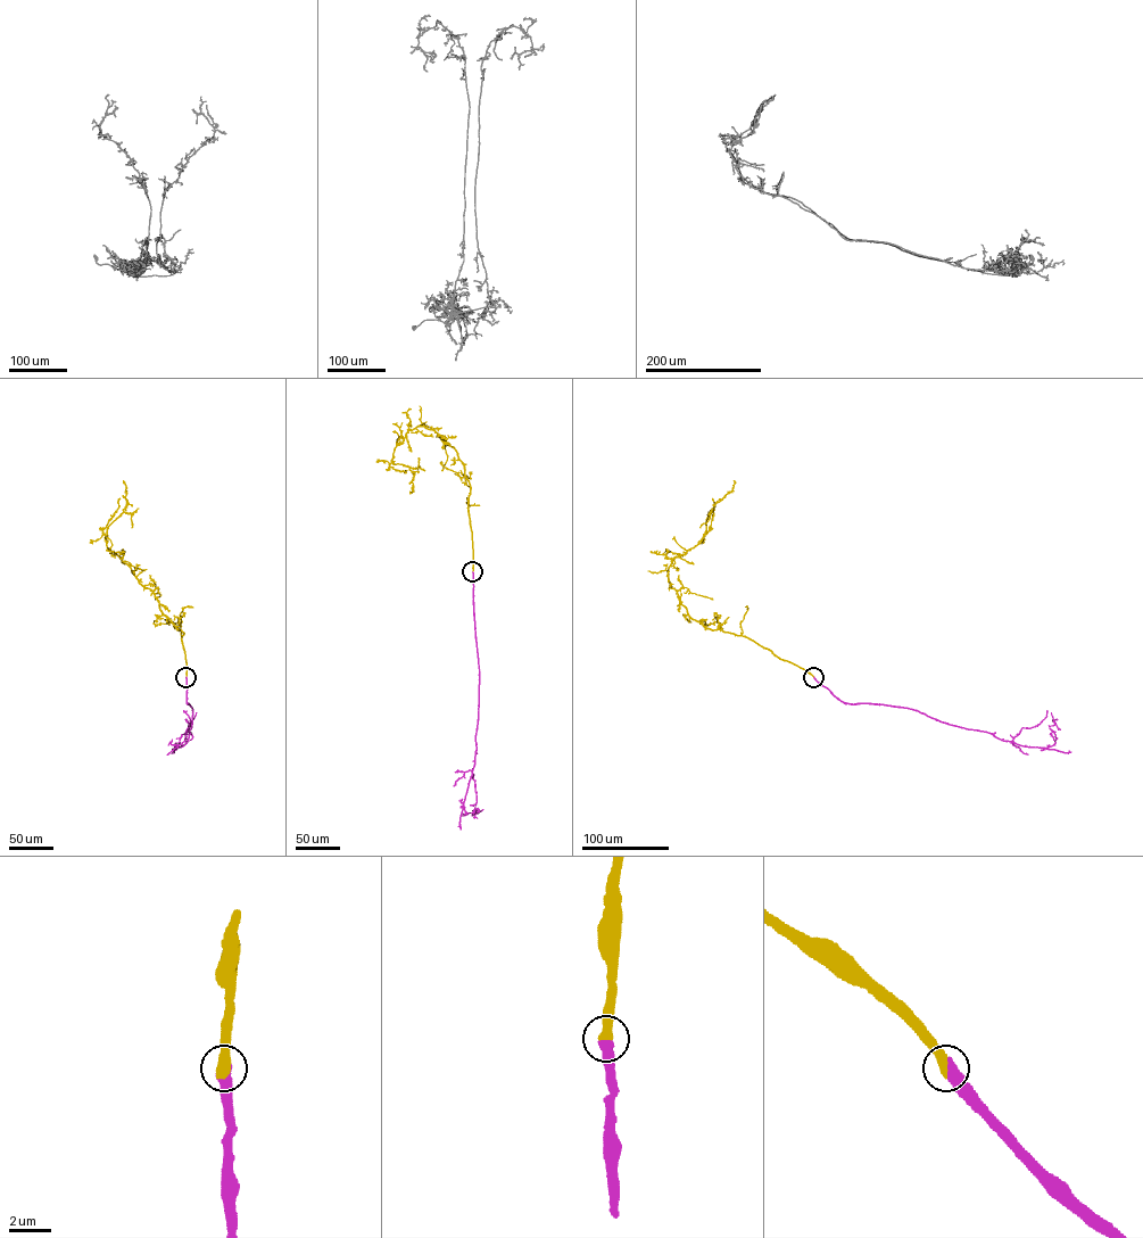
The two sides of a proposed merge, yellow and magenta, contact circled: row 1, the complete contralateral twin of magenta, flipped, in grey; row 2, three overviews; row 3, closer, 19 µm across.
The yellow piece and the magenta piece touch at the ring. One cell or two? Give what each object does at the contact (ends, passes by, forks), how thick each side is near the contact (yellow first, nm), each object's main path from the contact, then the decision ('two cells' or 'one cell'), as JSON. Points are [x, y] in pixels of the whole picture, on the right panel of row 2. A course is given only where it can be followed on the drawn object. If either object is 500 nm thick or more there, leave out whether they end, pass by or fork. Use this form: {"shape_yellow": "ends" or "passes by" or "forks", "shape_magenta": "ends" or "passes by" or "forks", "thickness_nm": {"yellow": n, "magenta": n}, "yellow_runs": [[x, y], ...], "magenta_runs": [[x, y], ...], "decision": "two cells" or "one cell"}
{"thickness_nm": {"yellow": 550, "magenta": 600}, "yellow_runs": [[813, 677], [747, 637], [693, 619], [669, 583], [672, 560], [700, 543], [709, 513], [732, 490], [734, 480]], "magenta_runs": [[813, 677], [844, 702], [917, 710], [1026, 747], [1054, 743], [1051, 712]], "decision": "one cell"}

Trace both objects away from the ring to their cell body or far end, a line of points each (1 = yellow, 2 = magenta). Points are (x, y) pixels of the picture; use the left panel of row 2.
1: (185, 677), (183, 633), (164, 613), (154, 593), (106, 546), (108, 527), (126, 504), (123, 480)
2: (185, 677), (187, 702), (192, 709), (192, 723), (188, 741), (176, 748), (196, 712)

